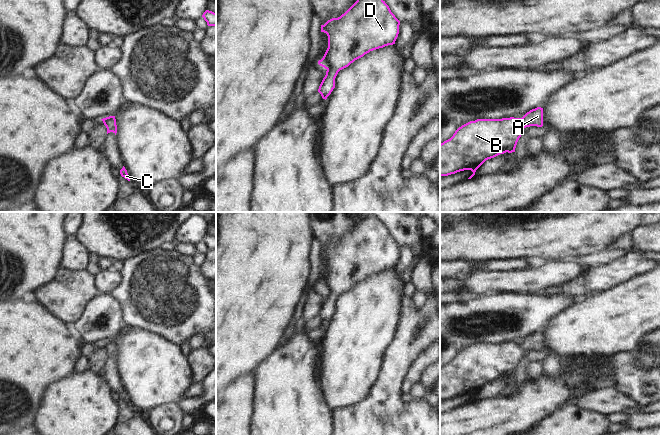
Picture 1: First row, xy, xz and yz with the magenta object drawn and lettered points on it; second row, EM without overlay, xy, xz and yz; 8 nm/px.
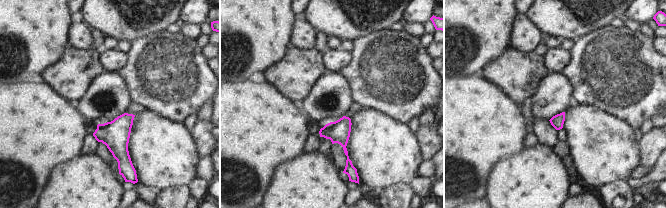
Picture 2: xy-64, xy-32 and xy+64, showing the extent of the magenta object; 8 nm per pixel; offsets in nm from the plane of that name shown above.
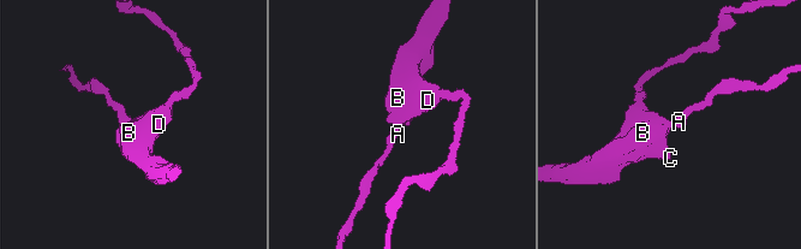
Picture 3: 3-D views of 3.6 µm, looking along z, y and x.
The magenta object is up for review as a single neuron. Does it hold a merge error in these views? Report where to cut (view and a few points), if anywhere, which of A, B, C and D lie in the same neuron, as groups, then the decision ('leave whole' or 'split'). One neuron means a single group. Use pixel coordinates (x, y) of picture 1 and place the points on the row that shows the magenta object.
no cut | A B C D | leave whole

